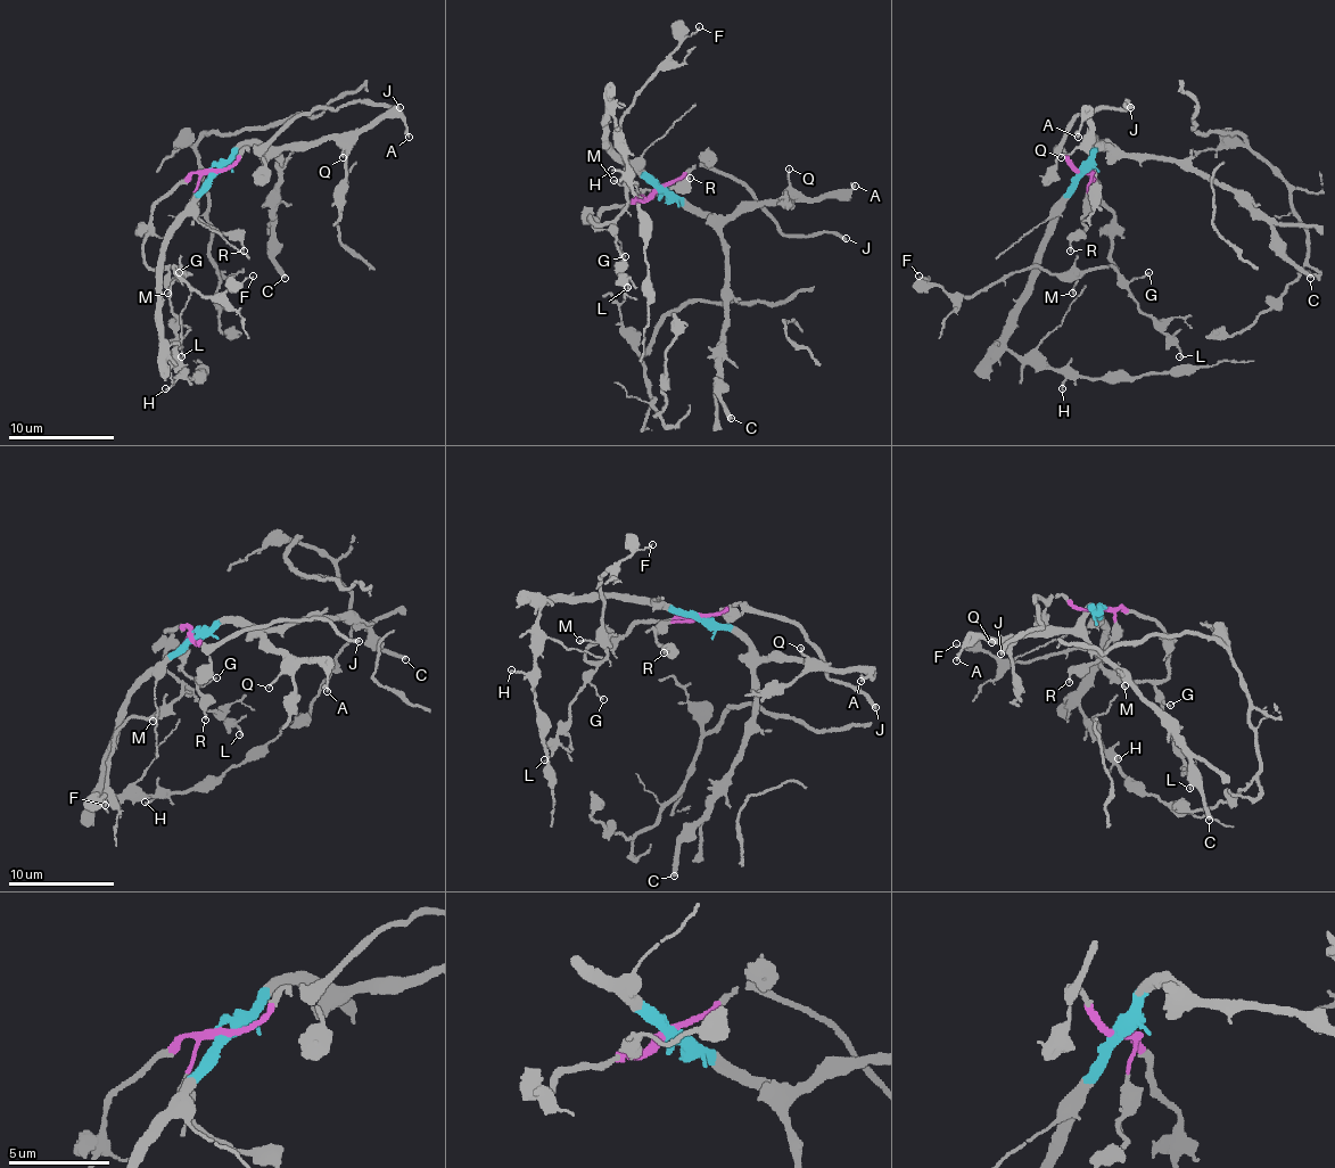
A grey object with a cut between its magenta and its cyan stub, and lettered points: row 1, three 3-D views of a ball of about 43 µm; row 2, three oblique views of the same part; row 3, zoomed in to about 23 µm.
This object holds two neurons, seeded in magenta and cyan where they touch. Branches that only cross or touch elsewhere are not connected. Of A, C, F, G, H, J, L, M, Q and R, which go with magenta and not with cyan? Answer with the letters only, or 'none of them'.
F, G, J, L, M, R

